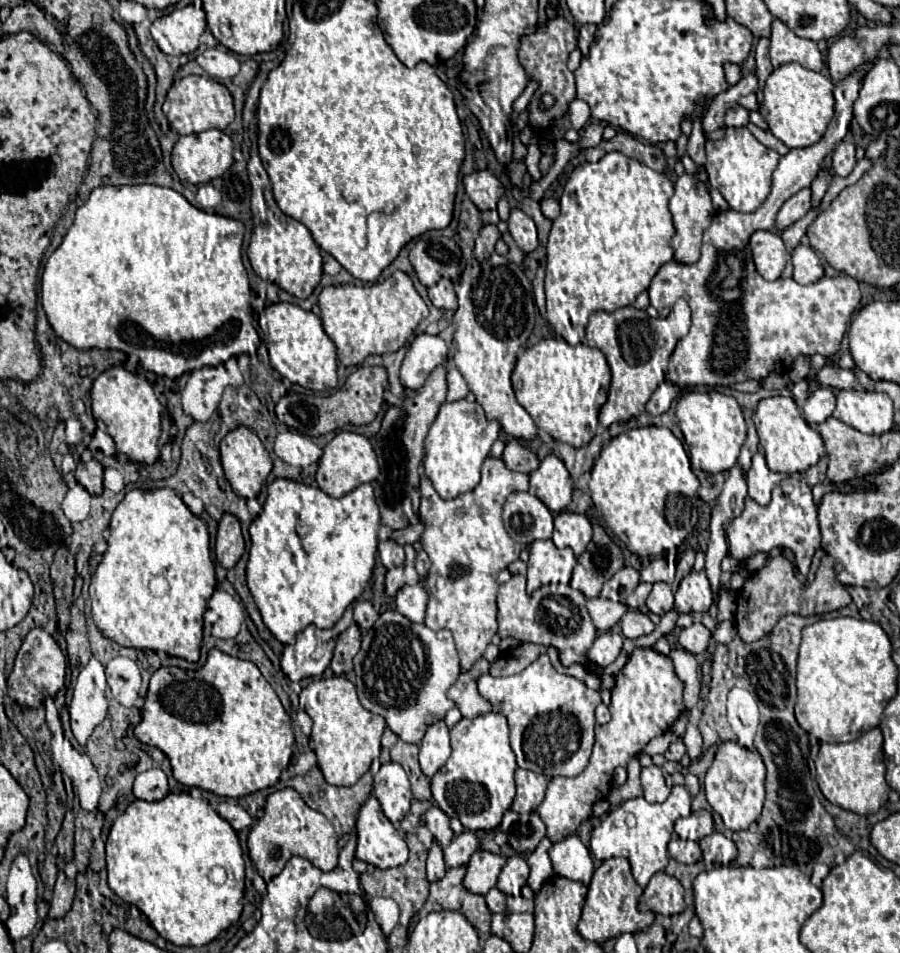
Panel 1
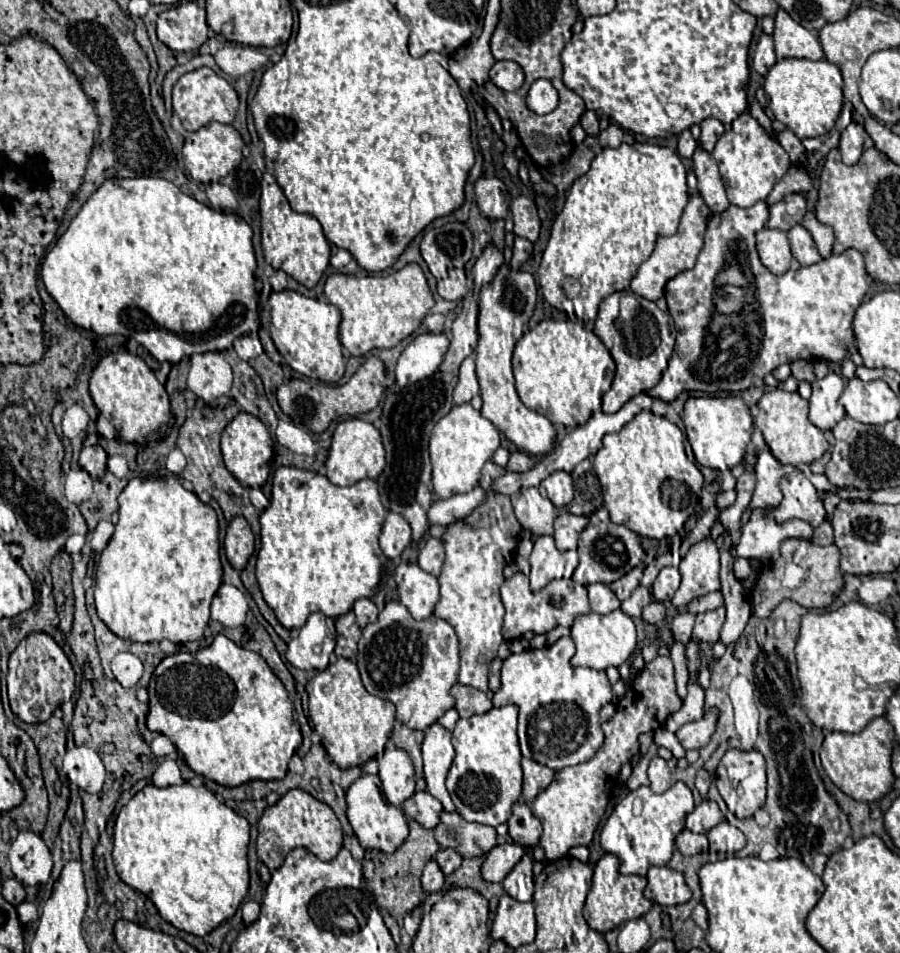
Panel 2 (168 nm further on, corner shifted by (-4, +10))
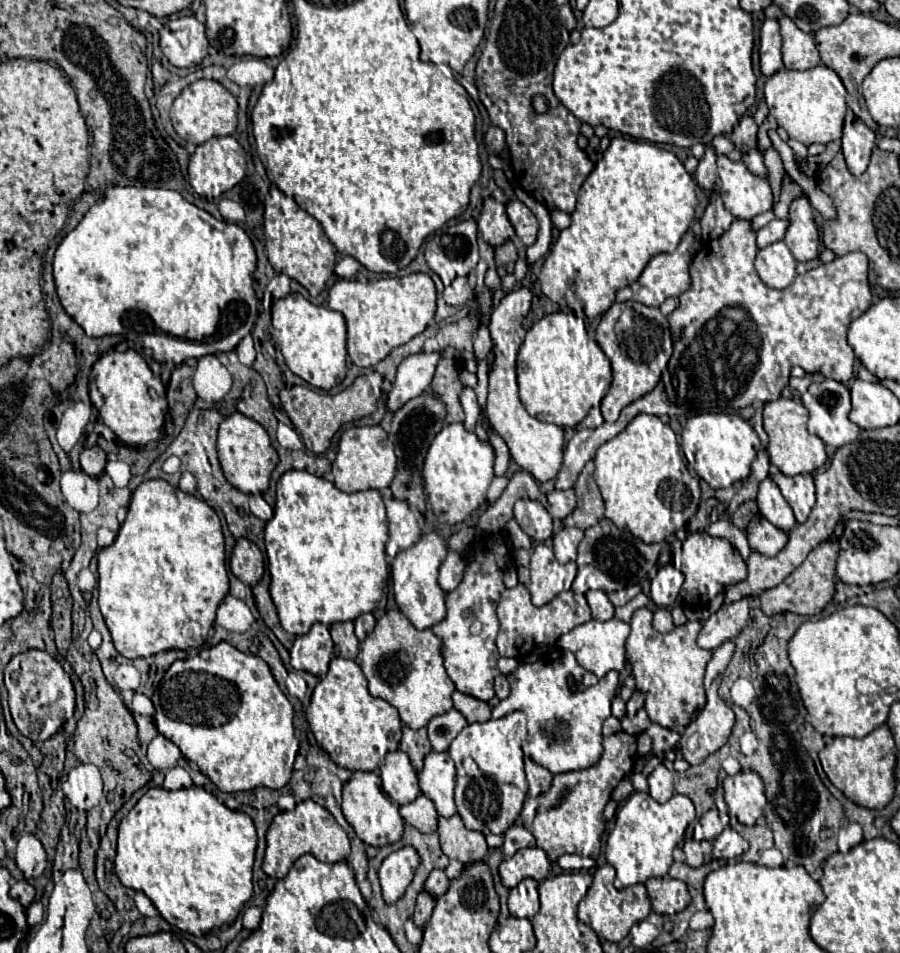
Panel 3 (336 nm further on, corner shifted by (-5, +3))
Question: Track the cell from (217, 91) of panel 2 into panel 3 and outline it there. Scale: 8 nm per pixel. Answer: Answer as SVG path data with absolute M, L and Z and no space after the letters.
M200 79L196 83L188 85L186 89L182 89L182 93L176 97L176 101L170 109L170 119L172 119L174 131L178 133L178 137L182 137L184 141L190 141L194 145L202 145L210 137L232 135L236 131L236 123L238 123L236 113L238 113L238 103L228 89L224 89L218 81Z

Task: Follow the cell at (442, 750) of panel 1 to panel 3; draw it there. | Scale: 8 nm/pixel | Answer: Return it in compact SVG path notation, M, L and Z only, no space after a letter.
M430 753L424 759L424 769L420 773L420 789L434 803L438 815L452 817L456 815L454 805L454 785L456 769L448 753Z

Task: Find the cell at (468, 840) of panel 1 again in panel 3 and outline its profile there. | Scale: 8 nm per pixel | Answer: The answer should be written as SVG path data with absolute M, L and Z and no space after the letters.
M436 869L436 871L430 873L430 877L428 877L426 885L424 885L424 891L430 893L434 899L438 899L442 893L446 893L448 885L450 885L450 879L444 875L442 869Z

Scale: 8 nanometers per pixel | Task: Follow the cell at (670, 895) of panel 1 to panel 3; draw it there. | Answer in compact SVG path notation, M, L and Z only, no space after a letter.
M649 879L646 883L652 909L662 915L680 913L690 905L690 893L686 883L678 879Z

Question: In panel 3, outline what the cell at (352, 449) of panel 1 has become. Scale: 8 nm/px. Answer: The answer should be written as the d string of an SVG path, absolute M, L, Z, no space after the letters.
M380 425L372 427L350 427L342 433L338 453L332 463L334 485L344 493L356 493L366 489L386 489L396 473L396 453L390 445L388 433Z

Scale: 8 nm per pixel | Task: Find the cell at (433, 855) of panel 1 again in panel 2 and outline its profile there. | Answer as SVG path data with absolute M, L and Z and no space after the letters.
M433 858L427 862L425 870L423 870L423 878L421 884L425 888L427 894L431 892L441 892L443 884L445 884L445 874L441 874L441 868L437 866L437 862L433 862Z

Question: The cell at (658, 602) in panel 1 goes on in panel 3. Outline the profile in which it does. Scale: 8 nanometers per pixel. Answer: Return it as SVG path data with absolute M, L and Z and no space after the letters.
M664 565L652 579L650 597L660 607L672 607L678 599L684 575L674 565Z

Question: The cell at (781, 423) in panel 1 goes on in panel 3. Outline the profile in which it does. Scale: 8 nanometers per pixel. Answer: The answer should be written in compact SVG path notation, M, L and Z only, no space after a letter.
M776 399L764 405L764 431L770 437L768 455L770 463L778 467L784 475L812 473L826 463L826 445L820 437L814 437L806 431L808 411L798 399Z

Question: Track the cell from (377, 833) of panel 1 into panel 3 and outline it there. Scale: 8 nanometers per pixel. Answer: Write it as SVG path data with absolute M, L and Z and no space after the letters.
M354 771L352 777L342 787L342 811L346 821L354 827L356 835L366 843L374 847L384 847L390 843L396 843L402 837L404 821L398 813L398 803L390 801L390 797L382 791L382 781L376 773L364 773Z

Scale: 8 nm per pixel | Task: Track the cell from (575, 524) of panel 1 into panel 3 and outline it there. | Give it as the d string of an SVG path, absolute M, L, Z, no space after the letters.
M564 527L560 533L554 535L554 555L564 565L568 561L576 561L576 549L584 537L582 529Z

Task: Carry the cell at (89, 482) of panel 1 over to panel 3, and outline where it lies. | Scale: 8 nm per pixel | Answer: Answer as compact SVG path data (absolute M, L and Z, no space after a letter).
M98 445L84 449L80 453L80 465L90 477L98 477L100 473L104 473L104 467L106 467L106 453L104 453L104 449L100 449Z

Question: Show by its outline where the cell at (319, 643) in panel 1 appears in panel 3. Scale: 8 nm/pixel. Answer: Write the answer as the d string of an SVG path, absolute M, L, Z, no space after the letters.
M316 623L306 635L296 637L290 653L290 663L298 671L308 671L316 677L324 677L328 671L330 655L334 651L328 627Z

